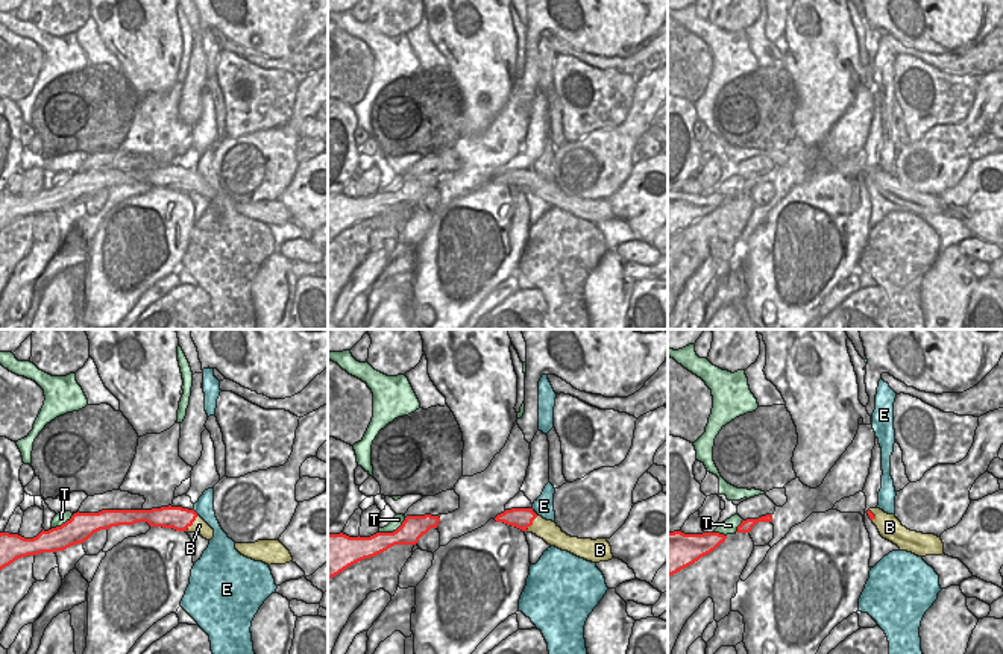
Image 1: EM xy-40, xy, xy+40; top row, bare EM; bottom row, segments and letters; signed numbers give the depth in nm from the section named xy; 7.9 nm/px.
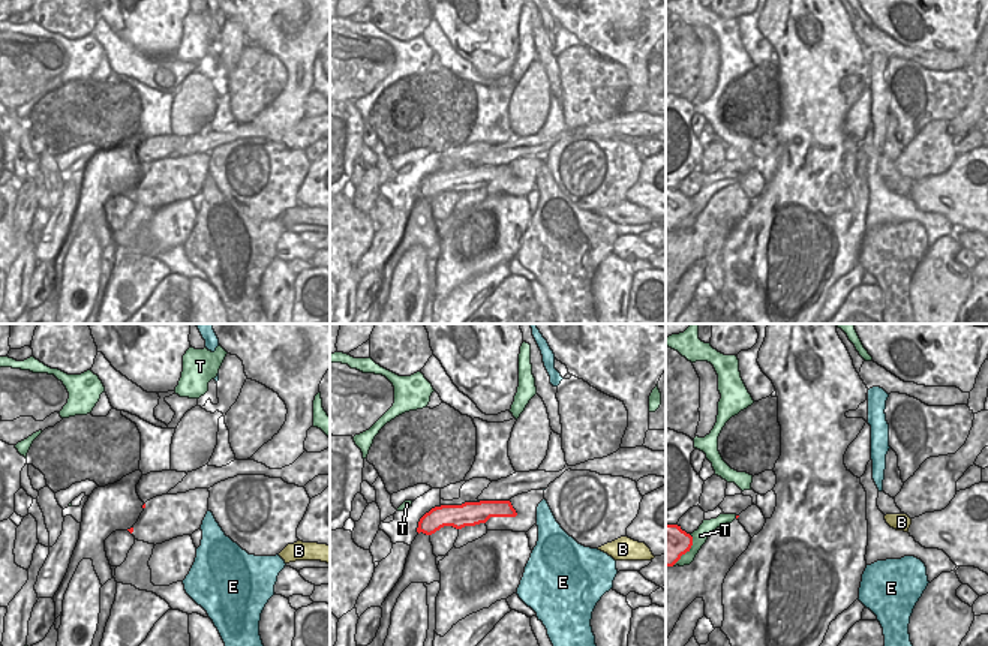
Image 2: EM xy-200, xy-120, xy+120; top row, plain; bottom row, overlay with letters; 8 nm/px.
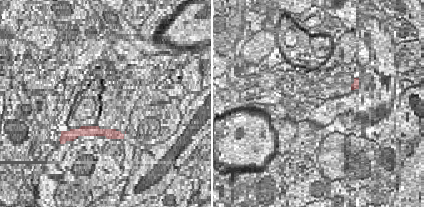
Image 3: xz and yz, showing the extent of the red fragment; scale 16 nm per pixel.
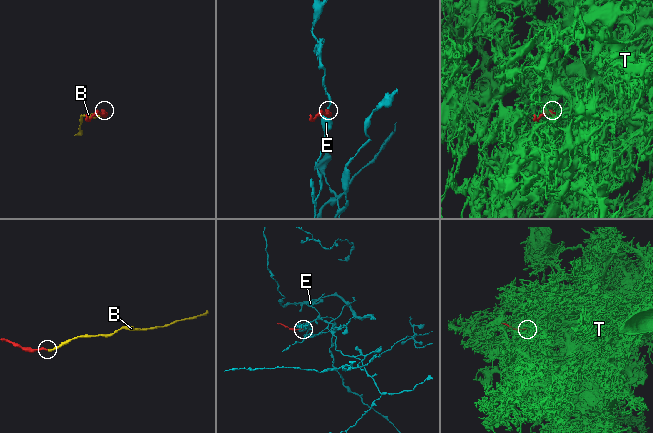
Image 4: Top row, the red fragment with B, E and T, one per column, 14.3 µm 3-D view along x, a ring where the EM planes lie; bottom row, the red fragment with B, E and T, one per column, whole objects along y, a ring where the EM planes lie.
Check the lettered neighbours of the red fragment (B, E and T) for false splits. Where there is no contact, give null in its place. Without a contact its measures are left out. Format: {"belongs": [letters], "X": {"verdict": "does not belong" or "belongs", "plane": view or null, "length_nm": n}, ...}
{"belongs": ["B"], "B": {"verdict": "belongs", "plane": "xy", "length_nm": 180}, "E": {"verdict": "does not belong", "plane": "xy-40", "length_nm": 60}, "T": {"verdict": "does not belong", "plane": "xy", "length_nm": 240}}

